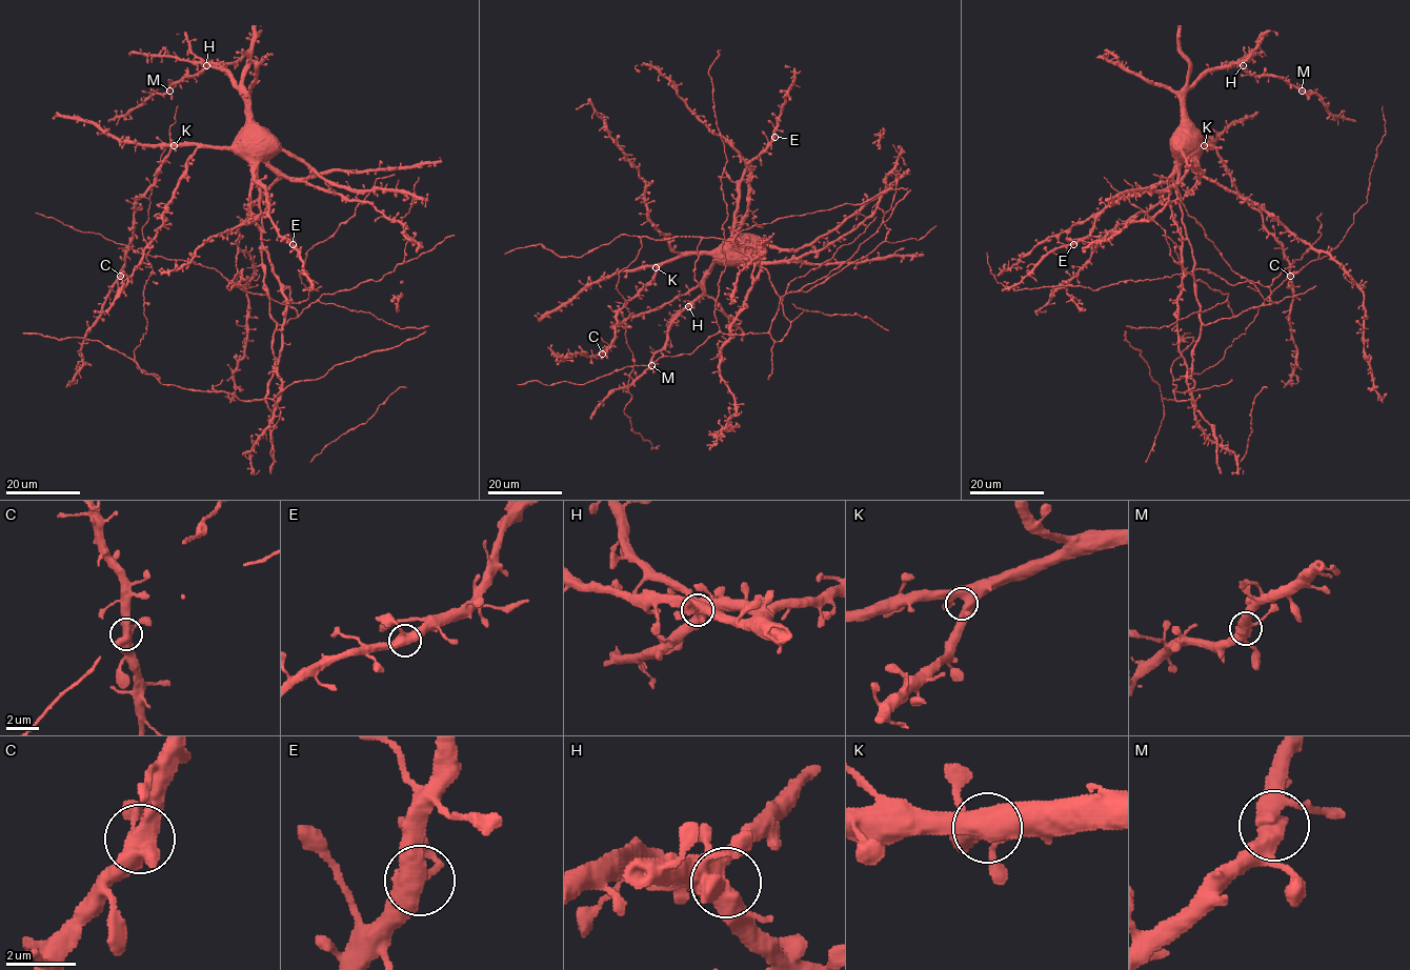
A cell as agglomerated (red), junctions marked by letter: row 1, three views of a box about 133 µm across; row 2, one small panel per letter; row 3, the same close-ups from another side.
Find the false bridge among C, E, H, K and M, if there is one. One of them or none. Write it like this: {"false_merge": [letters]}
{"false_merge": []}

